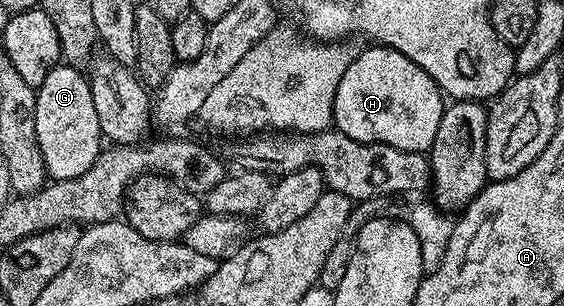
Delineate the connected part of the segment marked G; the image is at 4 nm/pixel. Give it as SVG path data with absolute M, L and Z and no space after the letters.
M58 65L50 69L50 73L46 73L46 81L42 81L35 92L34 129L44 162L45 176L52 181L82 177L82 173L86 173L86 169L94 165L102 150L97 110L94 109L94 93L87 74L78 67Z

